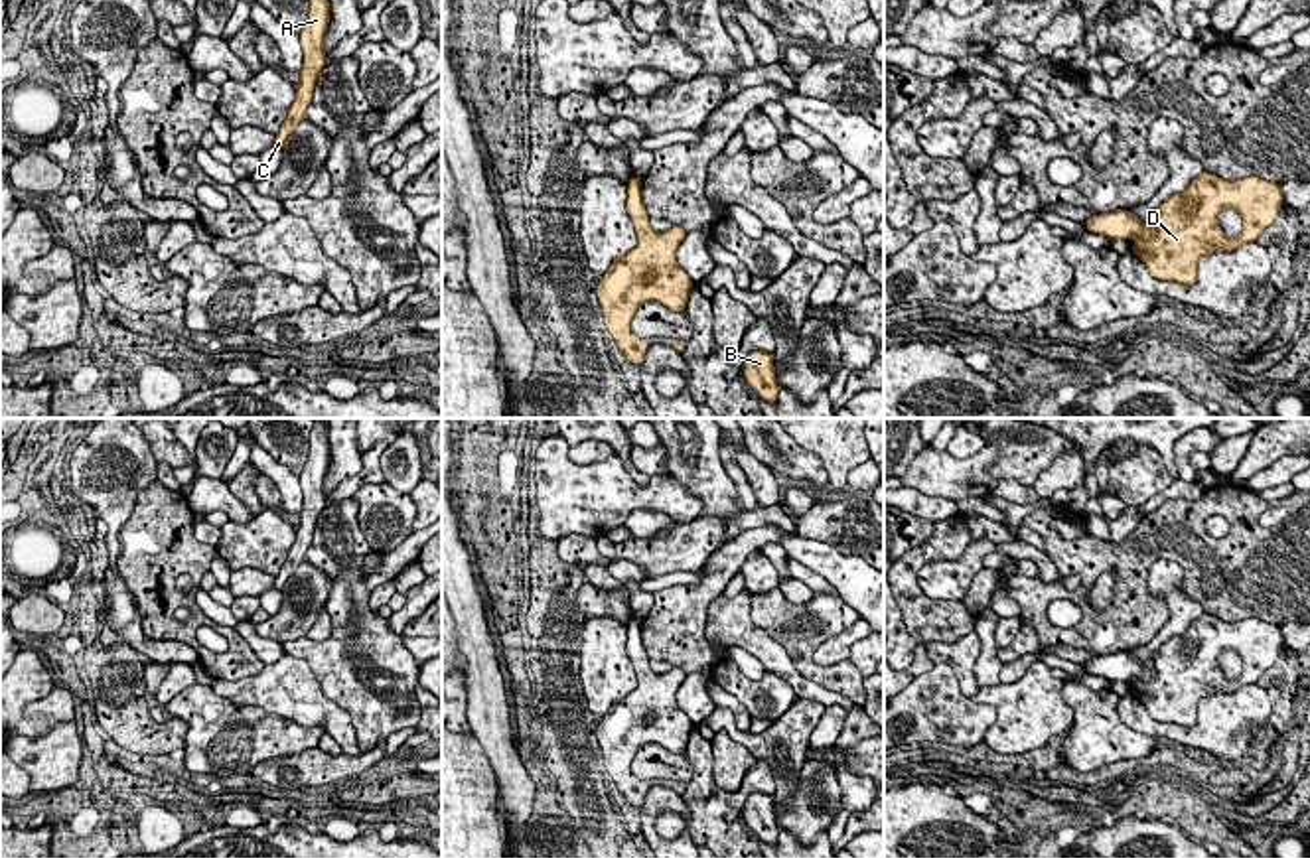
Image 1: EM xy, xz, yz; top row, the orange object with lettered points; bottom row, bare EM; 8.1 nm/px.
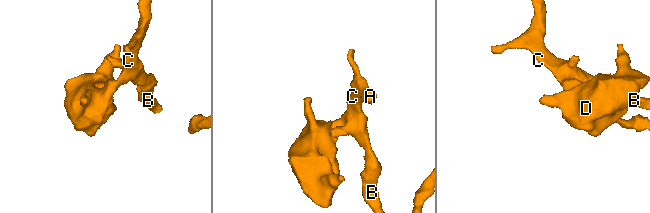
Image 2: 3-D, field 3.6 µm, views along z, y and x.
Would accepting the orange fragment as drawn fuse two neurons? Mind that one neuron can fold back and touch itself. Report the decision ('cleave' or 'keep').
keep

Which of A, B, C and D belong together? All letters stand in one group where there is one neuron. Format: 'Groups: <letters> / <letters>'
Groups: A B C D

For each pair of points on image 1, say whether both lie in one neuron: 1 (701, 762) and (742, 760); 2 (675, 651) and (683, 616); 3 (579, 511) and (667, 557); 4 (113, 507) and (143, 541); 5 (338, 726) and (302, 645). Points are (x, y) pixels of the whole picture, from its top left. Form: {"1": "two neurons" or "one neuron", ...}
{"1": "two neurons", "2": "one neuron", "3": "two neurons", "4": "two neurons", "5": "two neurons"}

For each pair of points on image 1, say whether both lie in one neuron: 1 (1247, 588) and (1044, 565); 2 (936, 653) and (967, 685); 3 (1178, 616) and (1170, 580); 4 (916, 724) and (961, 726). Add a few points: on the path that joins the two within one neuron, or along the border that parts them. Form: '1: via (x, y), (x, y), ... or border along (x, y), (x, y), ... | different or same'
1: border along (1044, 551), (1062, 574) | different
2: via (946, 653), (965, 675) | same
3: via (1178, 608), (1170, 588) | same
4: via (928, 724), (949, 724) | same

